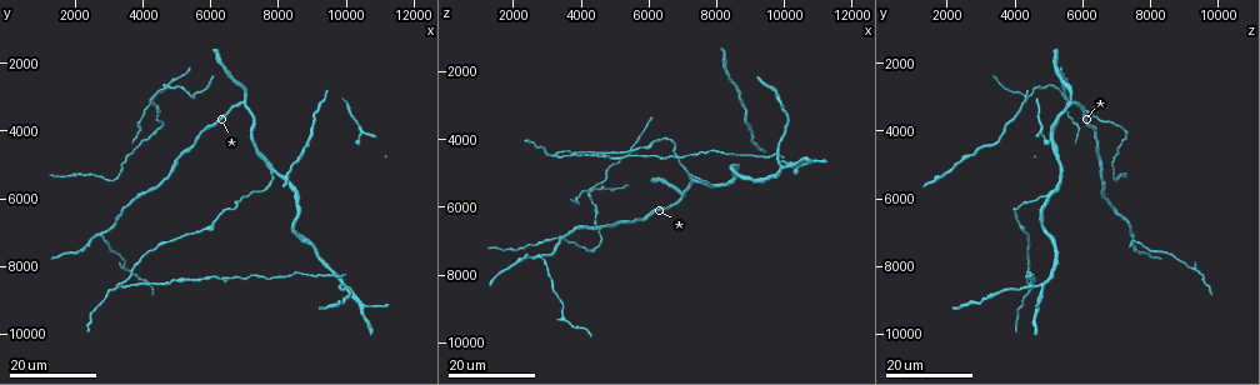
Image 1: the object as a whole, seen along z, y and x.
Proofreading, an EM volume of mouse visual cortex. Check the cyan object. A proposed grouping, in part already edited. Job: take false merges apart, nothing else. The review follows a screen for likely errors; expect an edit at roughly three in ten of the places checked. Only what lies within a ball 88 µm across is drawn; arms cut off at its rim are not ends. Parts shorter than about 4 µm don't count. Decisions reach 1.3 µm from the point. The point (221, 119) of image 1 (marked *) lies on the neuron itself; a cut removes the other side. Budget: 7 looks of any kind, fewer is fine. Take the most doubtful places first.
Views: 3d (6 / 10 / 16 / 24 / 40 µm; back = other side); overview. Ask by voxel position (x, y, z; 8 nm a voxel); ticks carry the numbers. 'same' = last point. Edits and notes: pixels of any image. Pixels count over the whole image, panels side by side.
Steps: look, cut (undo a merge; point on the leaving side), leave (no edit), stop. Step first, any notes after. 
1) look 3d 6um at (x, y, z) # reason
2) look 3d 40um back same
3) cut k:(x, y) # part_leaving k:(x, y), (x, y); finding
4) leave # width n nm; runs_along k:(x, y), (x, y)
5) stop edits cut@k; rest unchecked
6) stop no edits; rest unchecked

look 3d 24um at (3200, 8600, 4500) # three-way junction

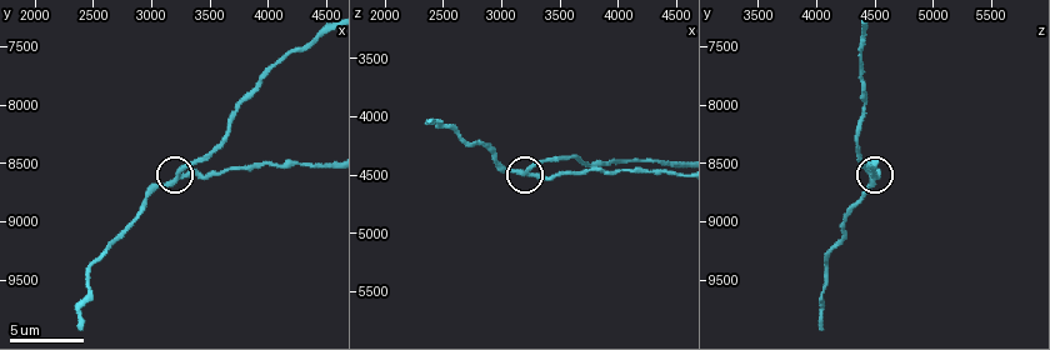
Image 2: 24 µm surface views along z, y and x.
look 3d 10um at (3220, 8640, 4480)

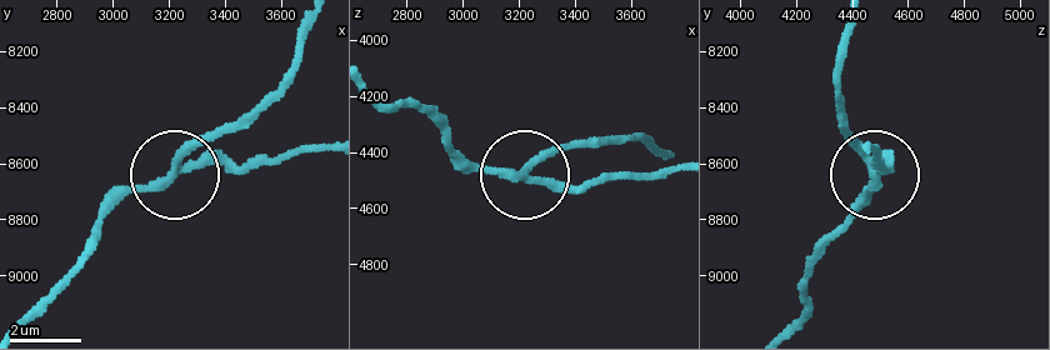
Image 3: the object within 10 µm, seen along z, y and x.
cut 3:(230, 168) # side_arm 15 um; part_leaving 3:(176, 170), (326, 153); two neurons meet here

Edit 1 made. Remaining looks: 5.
look overview

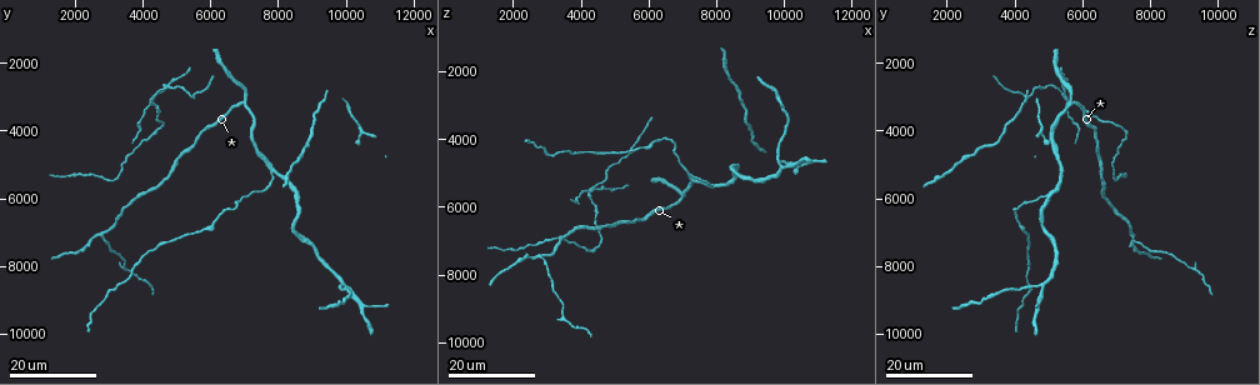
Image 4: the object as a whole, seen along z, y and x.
look 3d 24um at (2700, 7100, 7400) # three arms meet

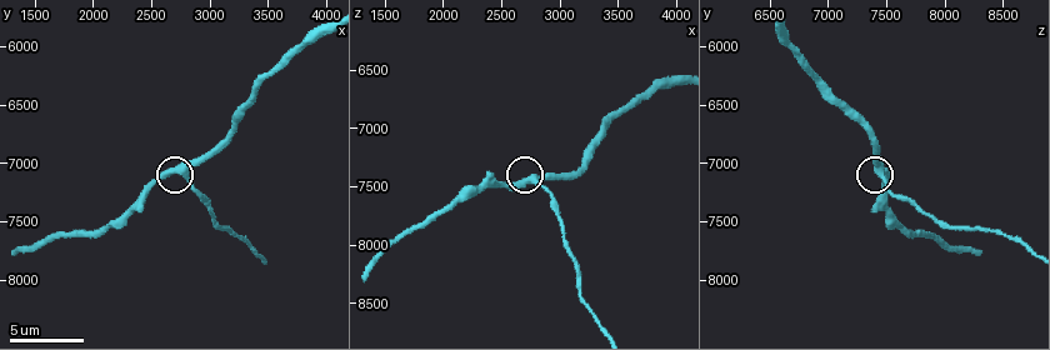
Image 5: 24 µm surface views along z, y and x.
look 3d 10um at (2800, 7100, 7480)

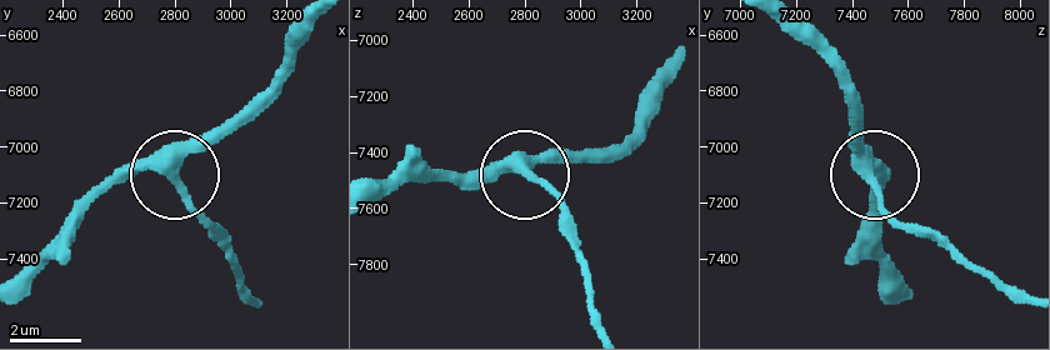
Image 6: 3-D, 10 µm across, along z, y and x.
leave # side_arm 17 um; runs_along 6:(678, 75), (615, 144), (525, 170), (489, 164), (439, 174); one neuron here

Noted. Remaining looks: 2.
look 3d 16um at (3400, 8100, 9200) # calibre changes

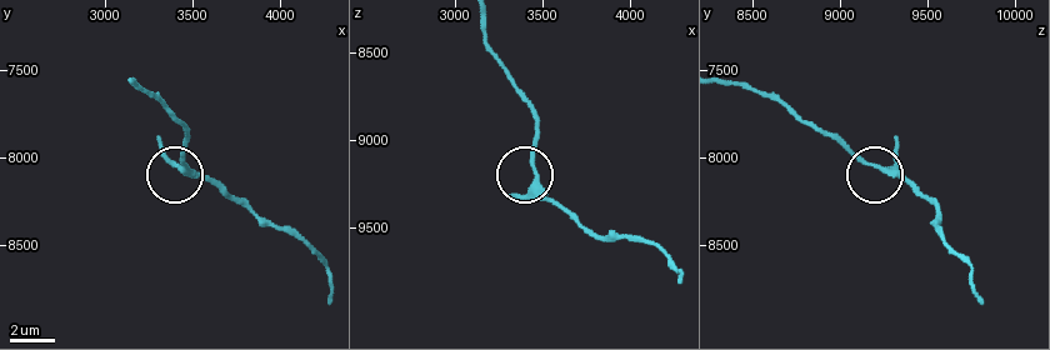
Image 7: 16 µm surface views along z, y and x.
look 3d 6um at (3460, 8060, 9220)

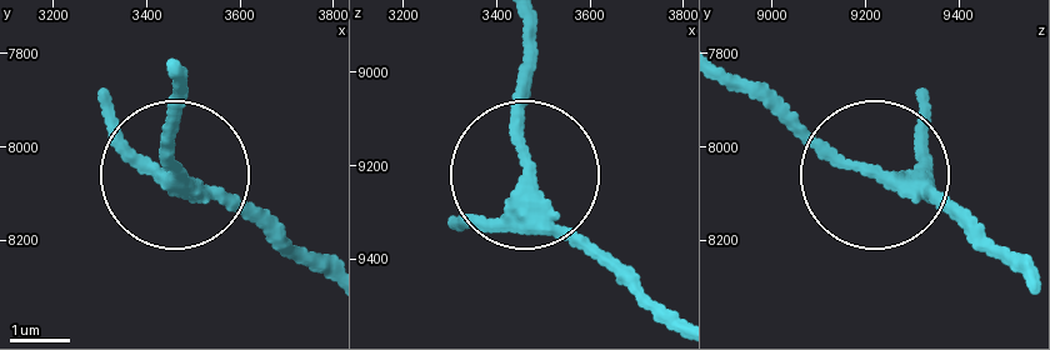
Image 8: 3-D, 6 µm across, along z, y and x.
cut 8:(110, 120) # part_leaving 8:(926, 184), (1016, 274); two neurons meet here

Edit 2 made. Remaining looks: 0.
stop edits cut@3, cut@8; rest unchecked

